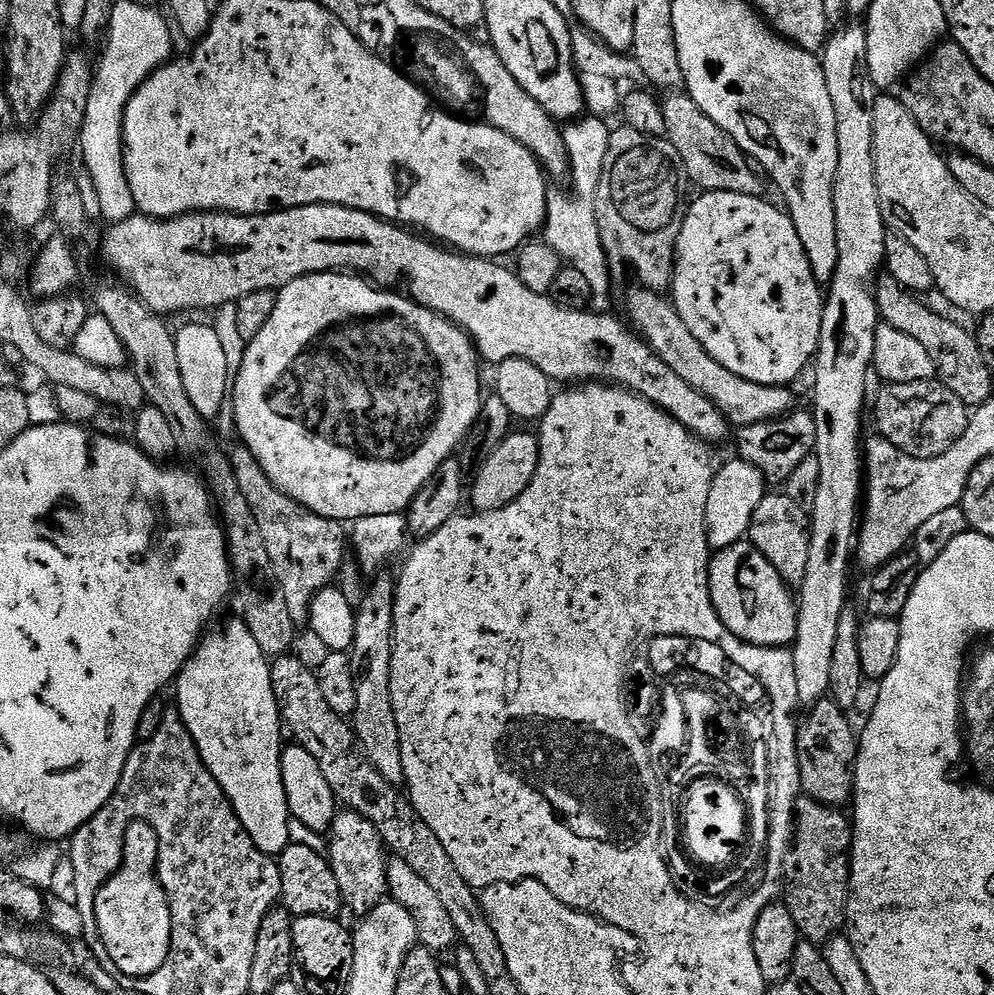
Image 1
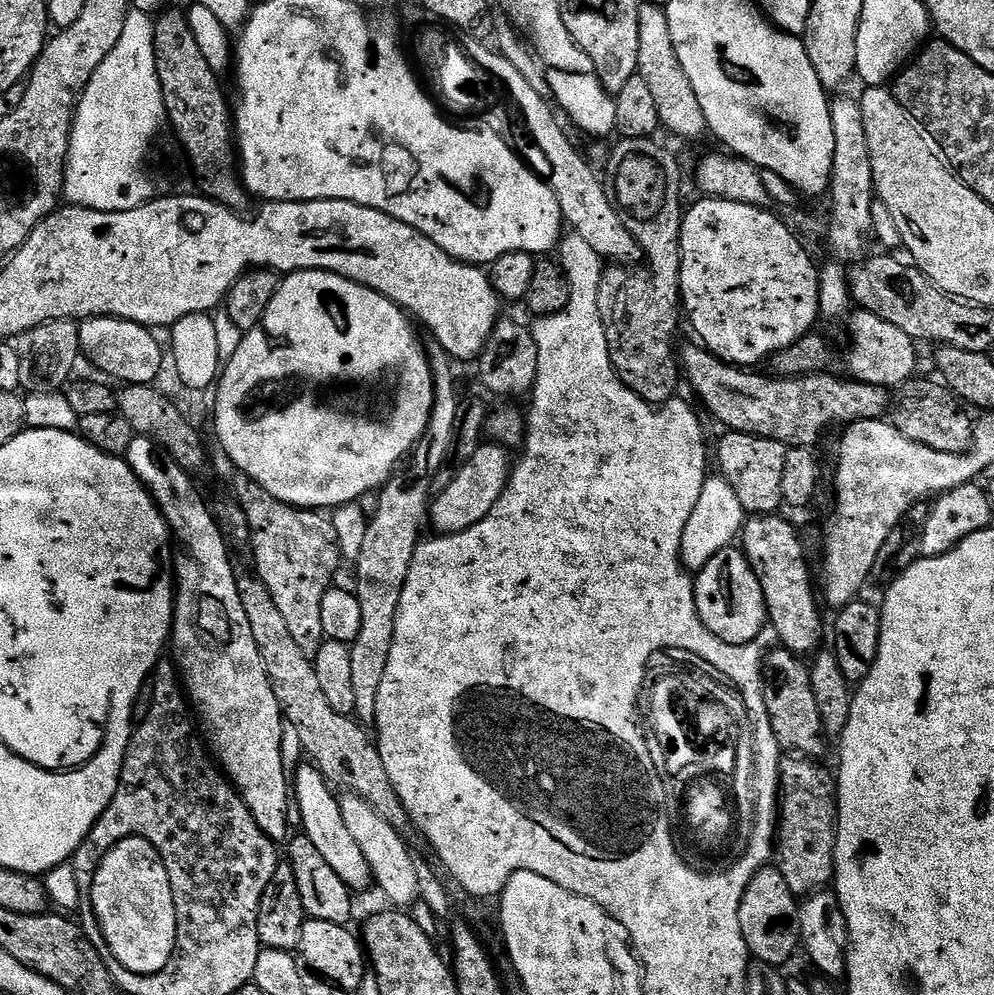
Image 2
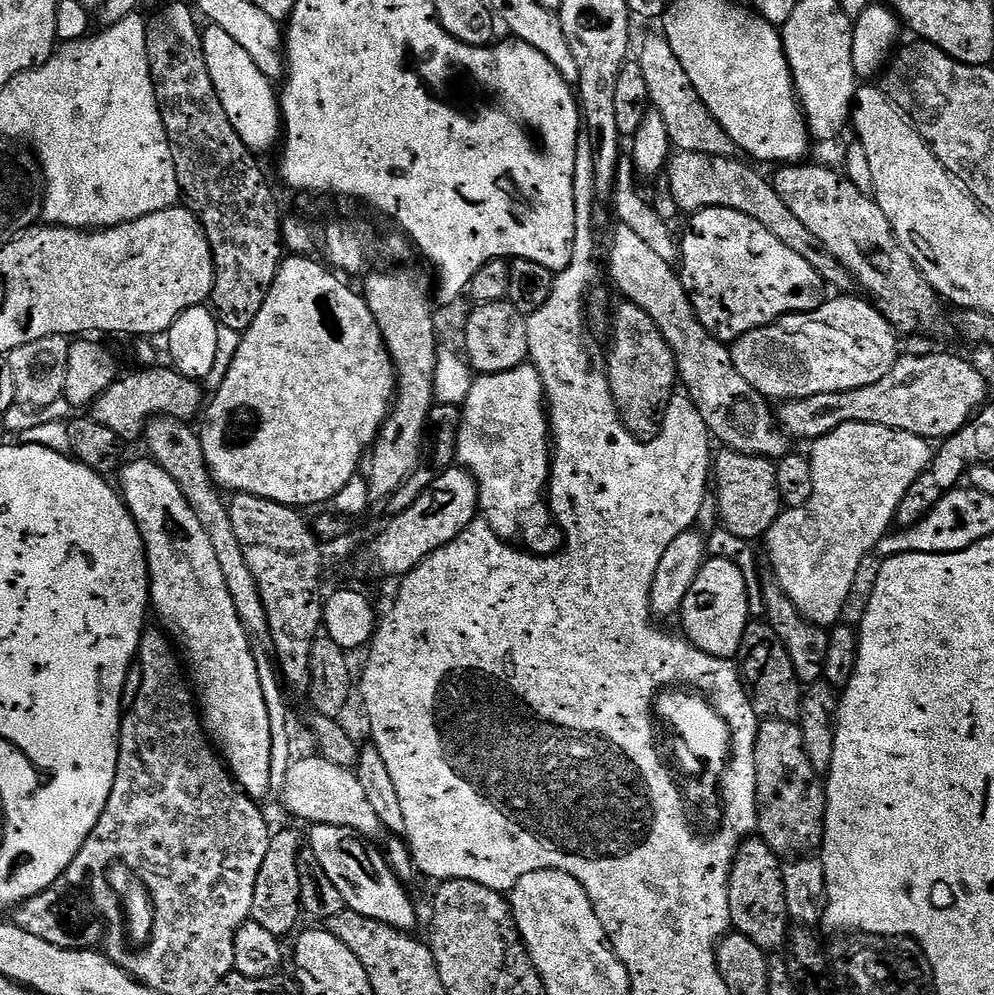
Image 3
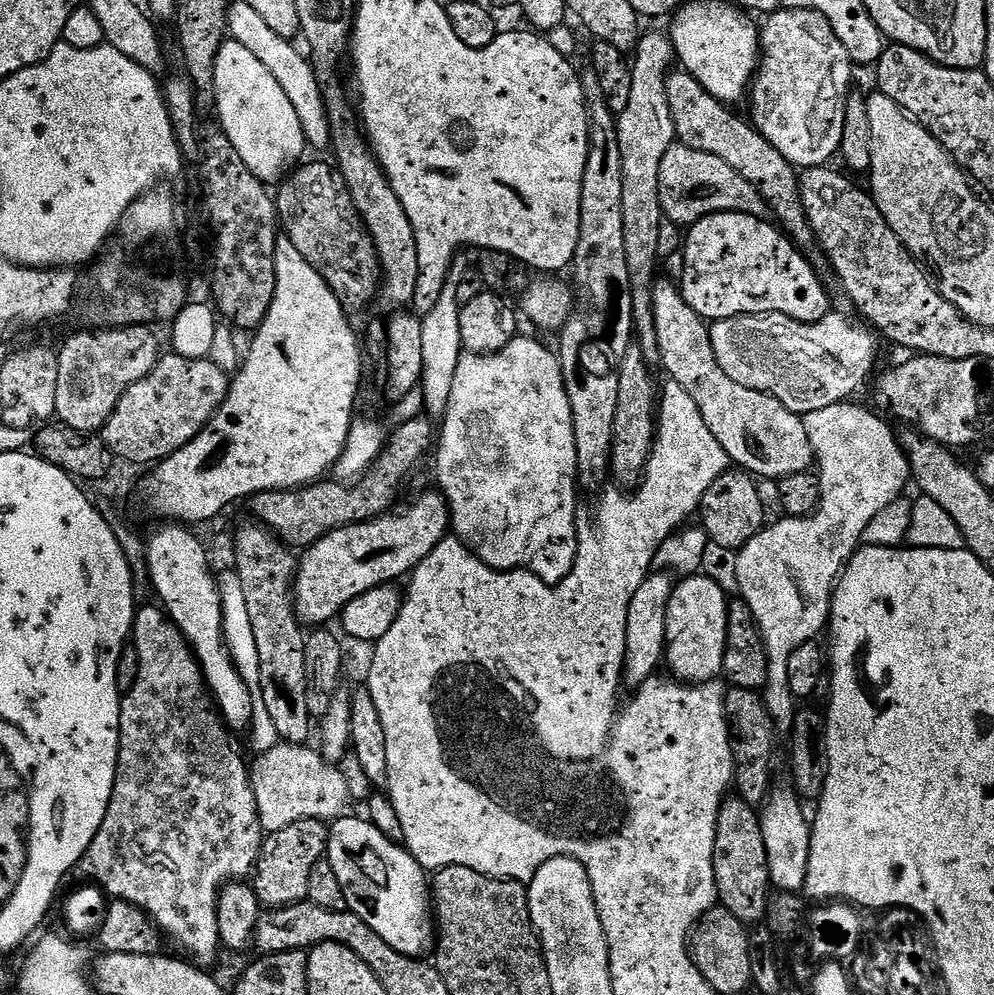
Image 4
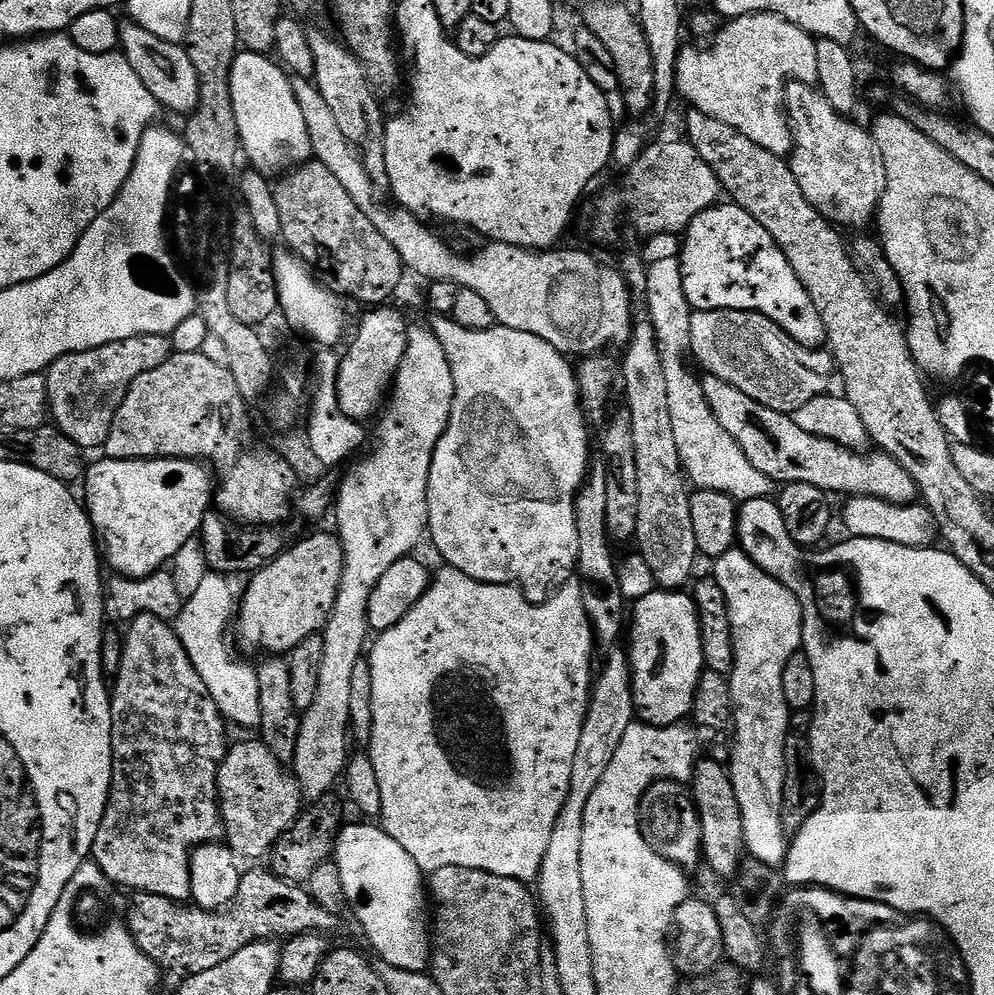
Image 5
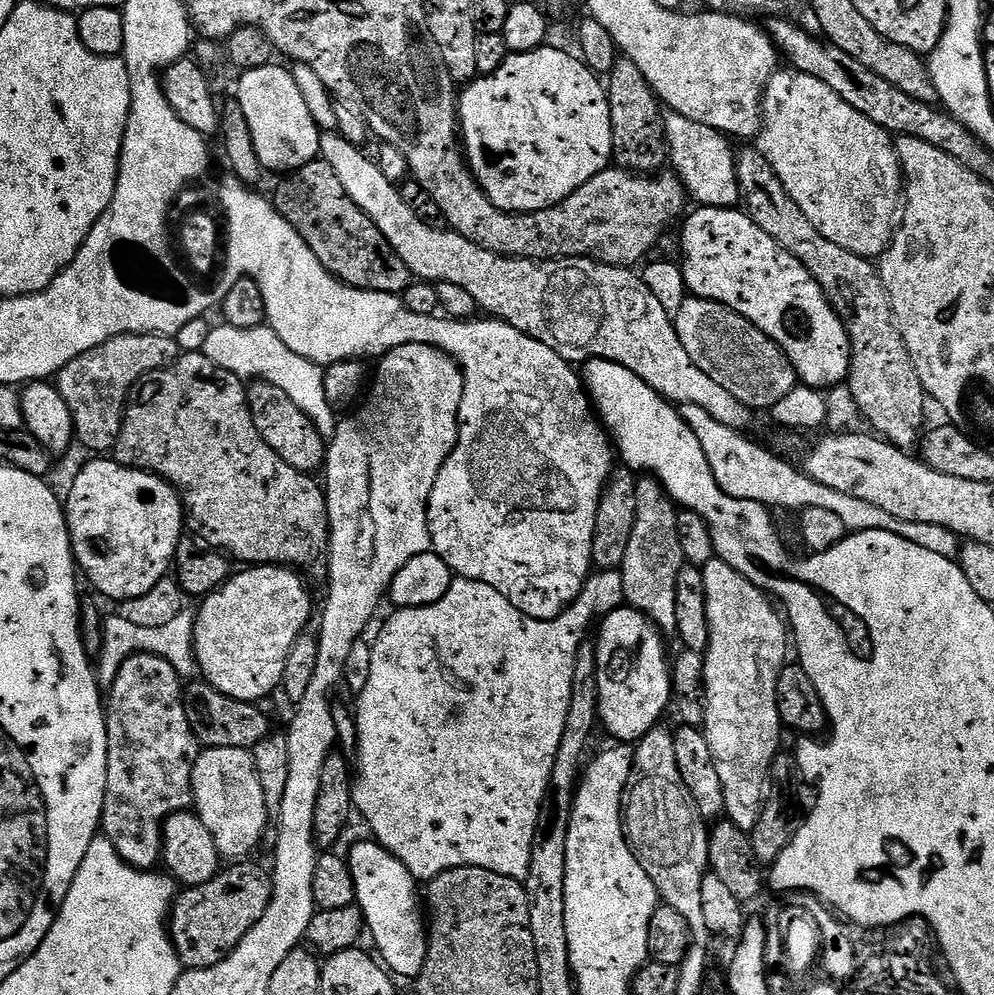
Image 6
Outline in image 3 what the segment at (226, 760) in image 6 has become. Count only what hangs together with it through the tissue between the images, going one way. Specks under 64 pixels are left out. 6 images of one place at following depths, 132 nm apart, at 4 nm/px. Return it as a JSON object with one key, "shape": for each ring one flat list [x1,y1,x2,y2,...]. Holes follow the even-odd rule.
{"shape":[[319,754,293,759,282,781,284,804,300,820,309,820,309,825,333,824,354,828,365,838,376,838,382,832,377,814,370,806,365,791,351,768,343,768]]}

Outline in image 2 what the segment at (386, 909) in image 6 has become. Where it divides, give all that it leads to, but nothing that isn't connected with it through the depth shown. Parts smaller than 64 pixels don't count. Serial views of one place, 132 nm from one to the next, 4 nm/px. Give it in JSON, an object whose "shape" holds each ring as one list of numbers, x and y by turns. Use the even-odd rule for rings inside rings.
{"shape":[[304,762,295,769,294,775,294,808,300,811,300,824,303,835,314,842,314,846,322,853,322,858,330,862,334,874,346,882,346,886,353,893,359,894,363,888,372,888,374,881,372,871,366,862,366,854,358,850,358,842,354,842,346,822,342,818,340,803,334,793,333,785,329,784,321,774,320,769,311,762]]}

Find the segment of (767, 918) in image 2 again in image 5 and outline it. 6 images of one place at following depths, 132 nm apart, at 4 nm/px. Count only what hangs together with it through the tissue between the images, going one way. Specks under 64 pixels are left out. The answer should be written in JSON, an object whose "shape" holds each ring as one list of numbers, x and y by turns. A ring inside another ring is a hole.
{"shape":[[711,758,697,759,690,781,690,795,700,819,703,863,708,863,709,870,716,876,735,877,741,860,745,859,746,849,742,834,742,810,738,806,738,797,734,795,734,786,725,765]]}

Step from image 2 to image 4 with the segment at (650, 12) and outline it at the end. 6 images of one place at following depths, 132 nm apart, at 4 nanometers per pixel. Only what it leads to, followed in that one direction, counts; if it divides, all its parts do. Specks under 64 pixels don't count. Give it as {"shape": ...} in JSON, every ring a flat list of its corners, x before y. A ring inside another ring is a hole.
{"shape":[[673,70,668,74,666,82,666,99,670,102,670,114,674,118,677,141,694,150,702,150,702,154,714,154,729,164,746,182,750,182,762,194,767,211,773,212,775,223,779,225,785,236,801,249,813,247,812,227,806,218,806,210,800,201,800,178,792,163,762,134,752,127,747,119,732,113,733,109,722,100,716,100,698,81,686,71]]}

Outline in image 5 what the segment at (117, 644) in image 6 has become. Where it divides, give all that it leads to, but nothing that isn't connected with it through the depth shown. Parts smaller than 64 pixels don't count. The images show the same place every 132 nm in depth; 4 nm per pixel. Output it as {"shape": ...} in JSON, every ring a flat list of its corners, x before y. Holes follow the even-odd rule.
{"shape":[[207,574,194,596,183,601,174,627,182,646,186,646,186,654,190,654,190,662,194,662,194,670,202,674,202,682,206,682,206,690,210,690,210,698,214,698,225,721,229,725,256,730,262,714,262,706,258,706,258,674,251,663,248,665,244,660,236,660,237,653,230,643,234,596,232,600,232,588,224,580,227,579,223,575]]}

